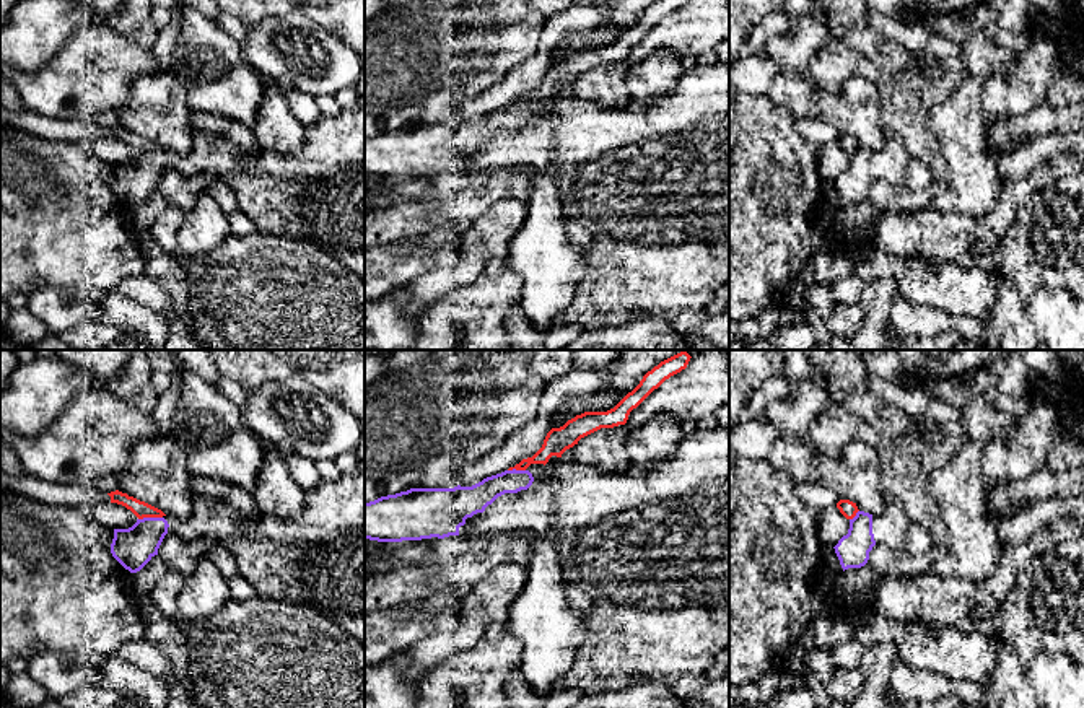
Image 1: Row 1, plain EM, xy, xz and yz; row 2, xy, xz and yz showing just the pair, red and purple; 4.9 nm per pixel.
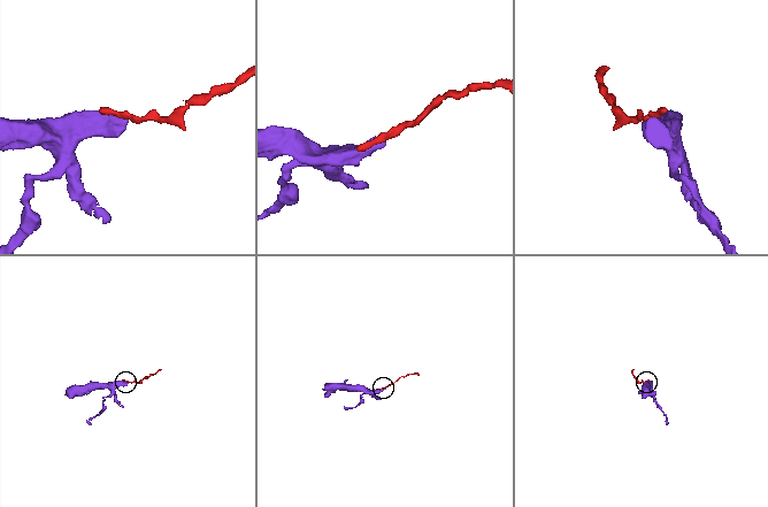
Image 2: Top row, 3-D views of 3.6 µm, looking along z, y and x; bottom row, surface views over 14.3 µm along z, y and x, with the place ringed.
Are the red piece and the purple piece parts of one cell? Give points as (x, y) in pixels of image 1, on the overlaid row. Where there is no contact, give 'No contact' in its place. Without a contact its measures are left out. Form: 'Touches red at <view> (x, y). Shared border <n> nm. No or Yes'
Touches red at xy (150, 516). Shared border 120 nm. No

